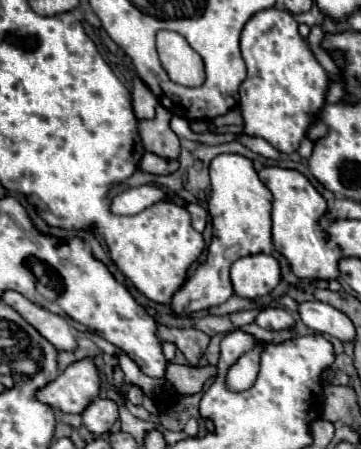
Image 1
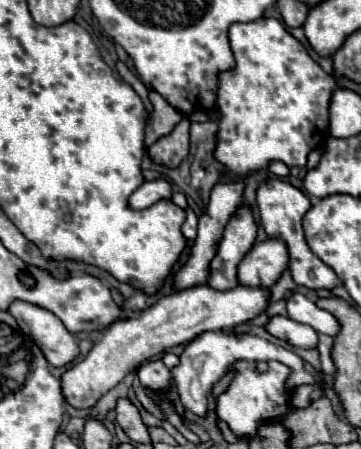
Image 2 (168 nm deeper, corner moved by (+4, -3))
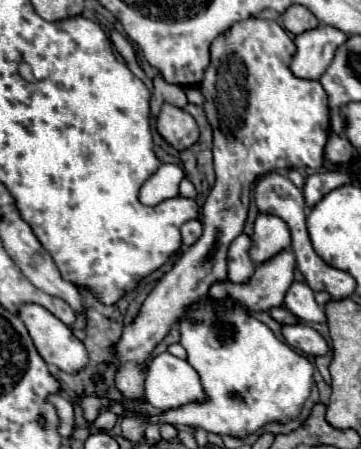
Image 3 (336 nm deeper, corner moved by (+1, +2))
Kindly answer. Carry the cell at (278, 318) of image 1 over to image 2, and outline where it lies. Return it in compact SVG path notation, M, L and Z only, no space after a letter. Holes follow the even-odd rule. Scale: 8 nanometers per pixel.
M273 316L265 328L271 336L285 340L297 348L317 348L317 342L319 342L317 332L311 326L299 324L285 316Z

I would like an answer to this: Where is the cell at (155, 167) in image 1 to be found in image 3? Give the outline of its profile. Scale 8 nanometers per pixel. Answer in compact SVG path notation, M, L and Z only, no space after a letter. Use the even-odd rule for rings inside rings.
M164 103L156 129L164 141L168 141L176 151L184 151L198 141L198 125L190 113Z

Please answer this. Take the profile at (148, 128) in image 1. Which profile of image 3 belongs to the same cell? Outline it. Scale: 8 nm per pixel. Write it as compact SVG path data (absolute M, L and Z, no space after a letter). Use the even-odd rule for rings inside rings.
M154 77L154 101L158 105L170 103L170 105L176 105L176 107L182 107L182 109L188 105L184 89L180 85L166 83L162 77Z

